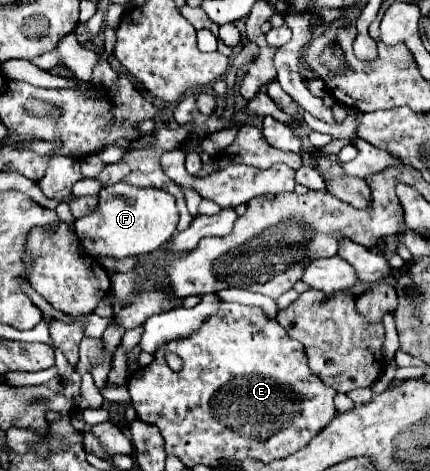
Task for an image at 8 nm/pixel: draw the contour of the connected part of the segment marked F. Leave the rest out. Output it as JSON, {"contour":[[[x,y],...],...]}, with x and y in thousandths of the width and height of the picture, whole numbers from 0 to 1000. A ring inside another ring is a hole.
{"contour":[[[300,391],[244,395],[230,408],[230,433],[212,454],[174,467],[174,493],[193,531],[216,548],[263,548],[281,552],[295,544],[347,539],[379,518],[407,493],[416,471],[416,450],[407,420],[365,399],[314,399]]]}

